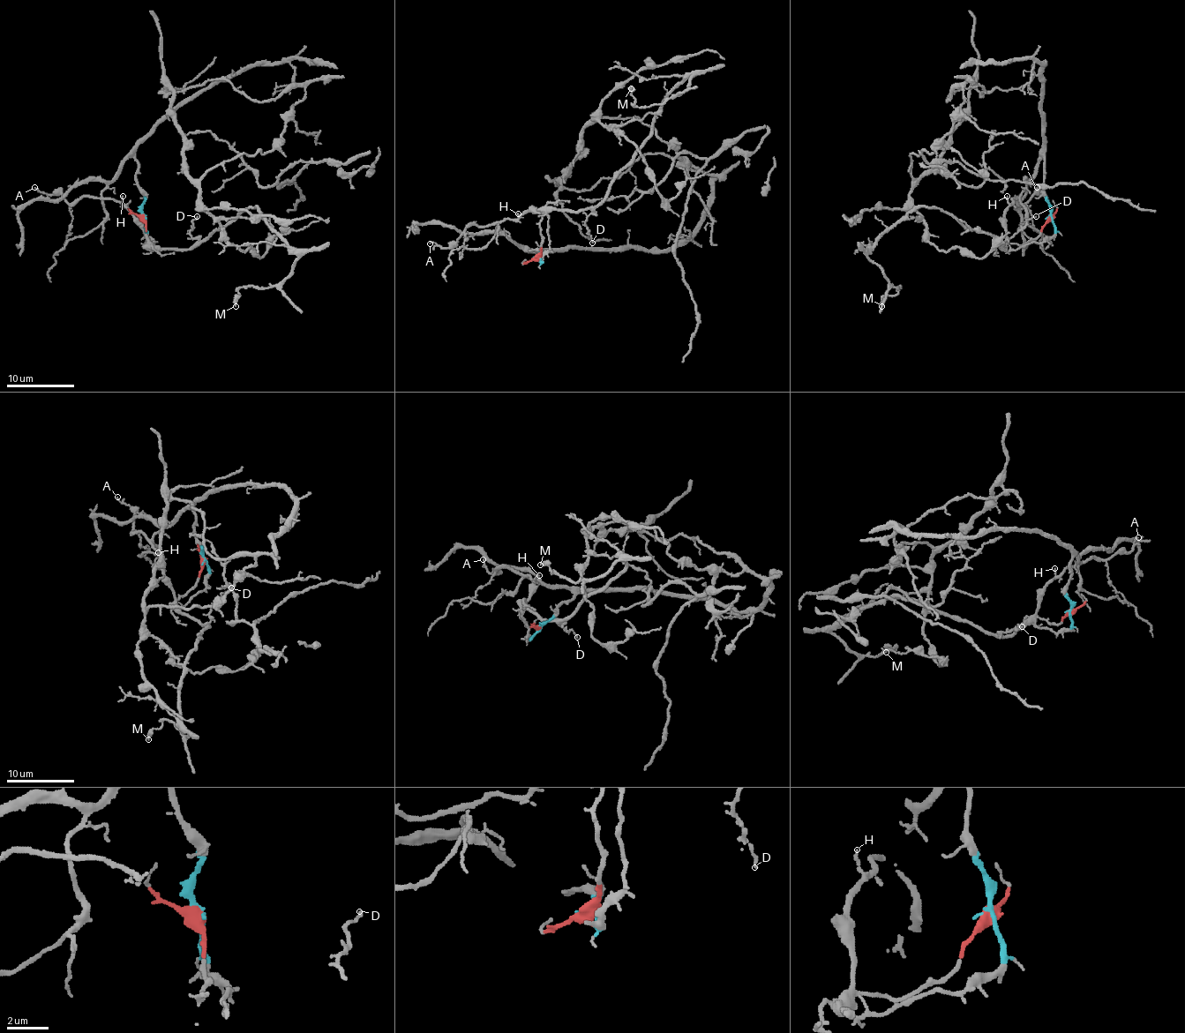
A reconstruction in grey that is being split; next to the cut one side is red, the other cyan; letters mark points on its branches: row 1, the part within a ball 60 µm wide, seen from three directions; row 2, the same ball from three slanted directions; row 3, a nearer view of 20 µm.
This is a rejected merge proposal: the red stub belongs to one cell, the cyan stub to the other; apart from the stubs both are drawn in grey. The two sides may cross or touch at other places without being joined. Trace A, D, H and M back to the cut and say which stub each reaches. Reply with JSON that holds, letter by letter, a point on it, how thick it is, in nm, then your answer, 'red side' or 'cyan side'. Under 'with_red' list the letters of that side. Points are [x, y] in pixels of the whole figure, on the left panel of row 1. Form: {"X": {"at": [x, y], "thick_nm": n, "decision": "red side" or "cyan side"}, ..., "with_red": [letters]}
{"A": {"at": [34, 187], "thick_nm": 150, "decision": "red side"}, "D": {"at": [197, 216], "thick_nm": 110, "decision": "red side"}, "H": {"at": [123, 196], "thick_nm": 100, "decision": "red side"}, "M": {"at": [236, 306], "thick_nm": 220, "decision": "red side"}, "with_red": ["A", "D", "H", "M"]}

